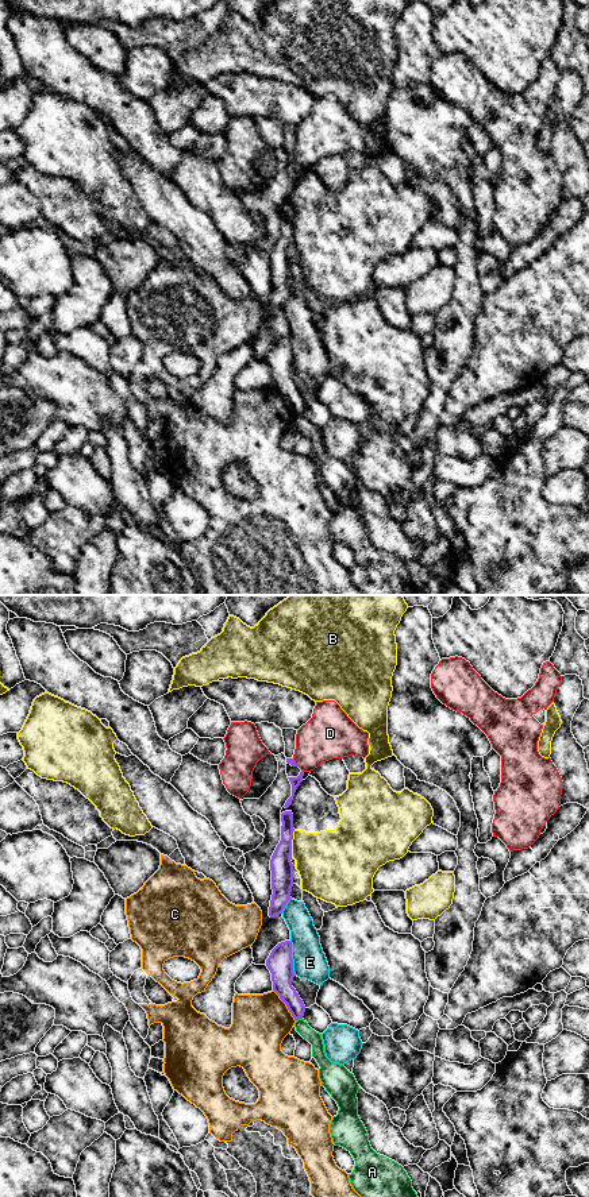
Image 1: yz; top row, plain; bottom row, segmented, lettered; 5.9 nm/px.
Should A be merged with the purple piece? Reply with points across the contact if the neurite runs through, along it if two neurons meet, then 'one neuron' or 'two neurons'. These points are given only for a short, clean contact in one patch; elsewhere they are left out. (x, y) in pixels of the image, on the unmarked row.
border along yz (301, 413), (296, 416); two neurons

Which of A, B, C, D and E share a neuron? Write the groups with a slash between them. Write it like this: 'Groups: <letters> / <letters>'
Groups: A / B / C / D / E

